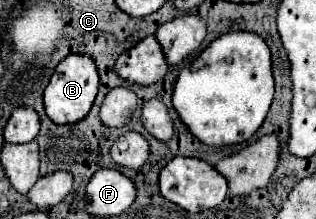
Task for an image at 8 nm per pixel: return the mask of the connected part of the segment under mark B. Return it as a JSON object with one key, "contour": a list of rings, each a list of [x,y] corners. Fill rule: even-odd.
{"contour":[[[68,55],[50,77],[50,83],[44,89],[44,109],[50,115],[50,119],[58,125],[76,123],[84,119],[94,103],[94,97],[98,93],[98,71],[94,61],[88,55]]]}

